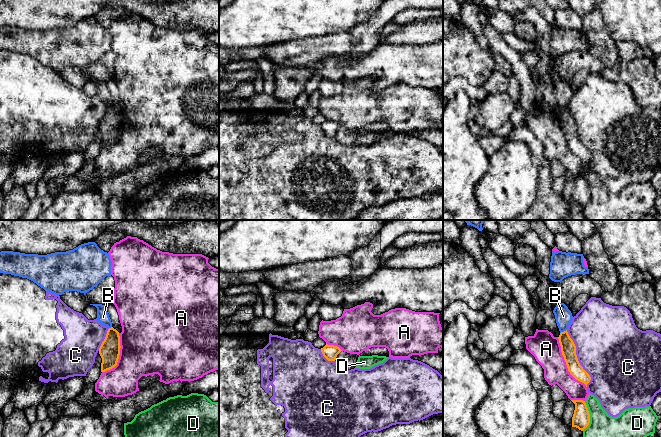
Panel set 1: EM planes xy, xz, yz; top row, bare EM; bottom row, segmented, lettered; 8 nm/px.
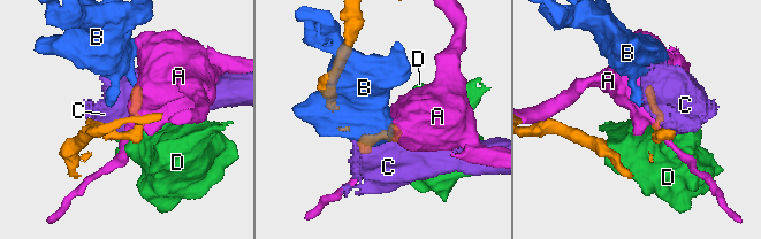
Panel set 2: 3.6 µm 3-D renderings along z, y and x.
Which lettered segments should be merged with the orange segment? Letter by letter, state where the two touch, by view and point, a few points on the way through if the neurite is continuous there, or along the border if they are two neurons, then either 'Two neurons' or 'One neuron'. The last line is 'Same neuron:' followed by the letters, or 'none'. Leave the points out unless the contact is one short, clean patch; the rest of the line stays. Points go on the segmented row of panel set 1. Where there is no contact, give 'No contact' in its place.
A: Touches orange at yz (566, 364). Two neurons
B: Touches orange at yz (564, 331). Boundary: yz (566, 329), (560, 333). Two neurons
C: Touches orange at yz (577, 358). Two neurons
D: Touches orange at yz (589, 416). Boundary: yz (585, 401), (589, 414), (589, 423), (582, 430). Two neurons
Same neuron: none

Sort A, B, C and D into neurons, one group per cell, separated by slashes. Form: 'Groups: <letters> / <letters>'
Groups: A / B / C / D

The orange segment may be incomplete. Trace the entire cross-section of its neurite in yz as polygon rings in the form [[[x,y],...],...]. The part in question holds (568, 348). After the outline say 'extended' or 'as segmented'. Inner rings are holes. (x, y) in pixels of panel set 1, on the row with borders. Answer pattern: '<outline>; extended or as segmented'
[[[567,330],[561,332],[558,339],[568,371],[576,380],[584,383],[587,387],[591,377],[580,365],[576,355],[576,346],[573,340],[570,338]]]; as segmented

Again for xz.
[[[326,344],[323,348],[321,348],[321,352],[323,356],[328,360],[328,361],[335,361],[337,355],[341,352],[342,350],[334,345],[328,345]]]; as segmented

